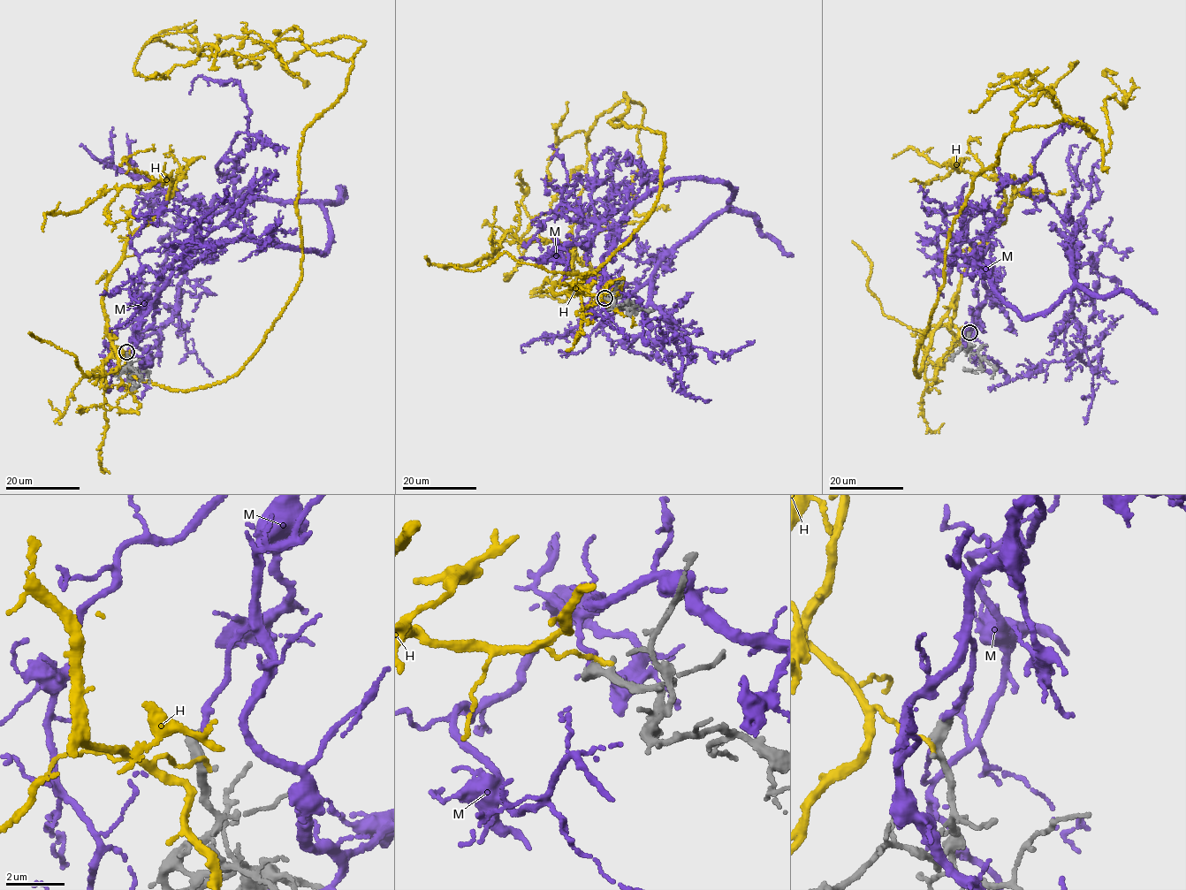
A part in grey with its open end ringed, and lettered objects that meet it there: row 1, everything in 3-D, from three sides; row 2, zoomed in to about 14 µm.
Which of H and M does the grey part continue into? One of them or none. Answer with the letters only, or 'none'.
none

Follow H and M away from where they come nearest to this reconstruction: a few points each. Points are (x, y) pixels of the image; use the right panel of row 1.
H: (967, 336), (955, 295), (918, 377), (974, 177), (1022, 128), (1082, 125), (1106, 153), (1116, 73)
M: (969, 332), (989, 262), (995, 291), (1030, 318), (1072, 286), (1070, 255), (1084, 348), (989, 387)

